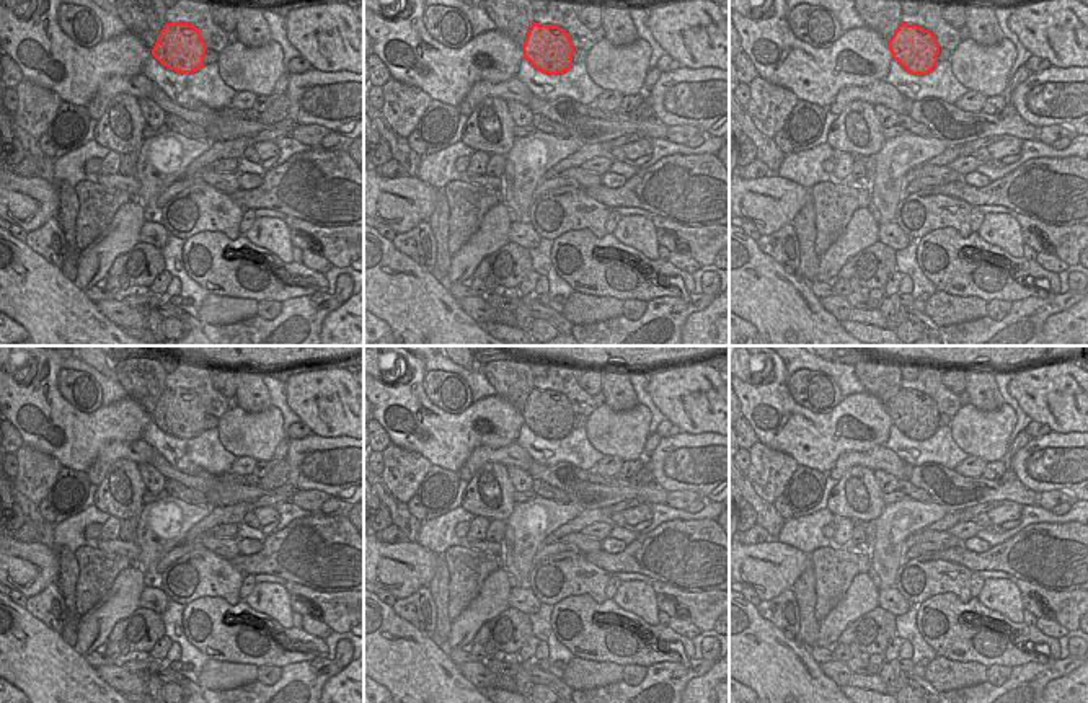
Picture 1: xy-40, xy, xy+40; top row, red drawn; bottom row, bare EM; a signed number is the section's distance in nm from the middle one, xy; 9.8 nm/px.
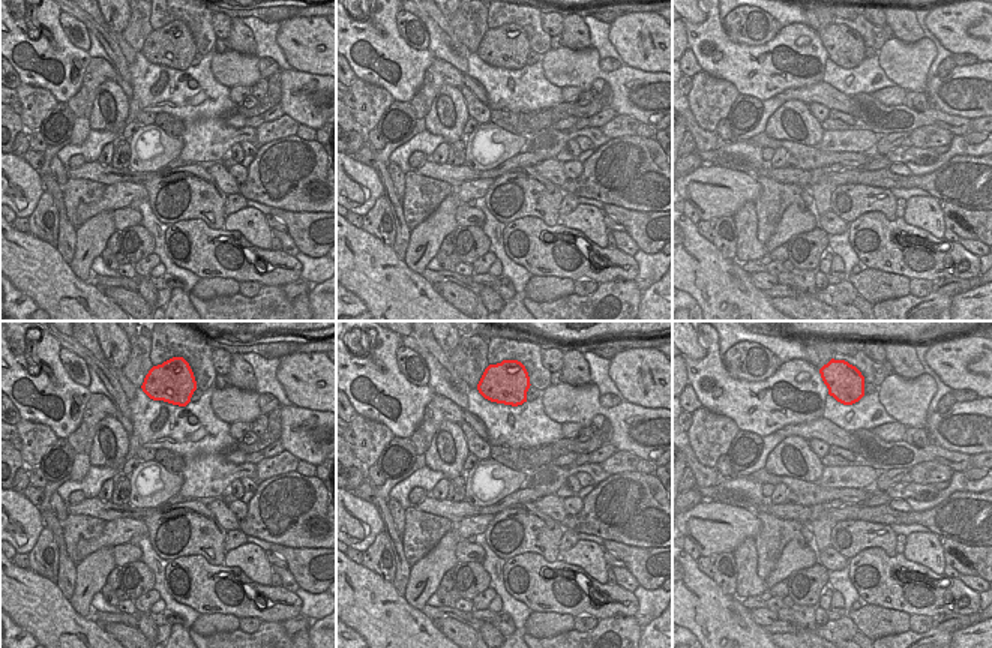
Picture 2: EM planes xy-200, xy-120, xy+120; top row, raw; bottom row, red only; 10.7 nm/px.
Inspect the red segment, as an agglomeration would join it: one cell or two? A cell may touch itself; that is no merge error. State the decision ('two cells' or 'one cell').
one cell

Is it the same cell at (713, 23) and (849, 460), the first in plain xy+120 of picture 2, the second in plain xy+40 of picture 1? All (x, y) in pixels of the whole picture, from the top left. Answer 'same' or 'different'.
different

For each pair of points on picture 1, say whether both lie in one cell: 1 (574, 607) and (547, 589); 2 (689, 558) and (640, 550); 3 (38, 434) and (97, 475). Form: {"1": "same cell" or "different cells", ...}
{"1": "different cells", "2": "same cell", "3": "different cells"}

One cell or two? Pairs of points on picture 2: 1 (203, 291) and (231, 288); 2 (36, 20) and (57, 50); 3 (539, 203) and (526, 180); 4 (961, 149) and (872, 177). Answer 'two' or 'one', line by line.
1: one
2: one
3: one
4: two

